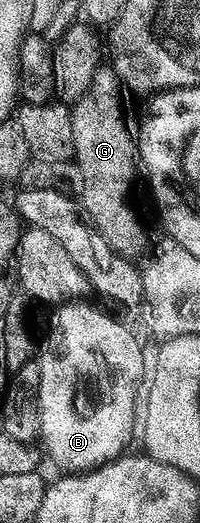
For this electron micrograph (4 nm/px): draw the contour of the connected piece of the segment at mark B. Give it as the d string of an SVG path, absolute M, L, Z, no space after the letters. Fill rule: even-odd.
M81 300L56 307L49 322L49 339L39 350L39 408L42 414L40 441L65 472L90 472L105 467L126 453L133 429L138 429L137 412L133 408L134 386L141 374L141 356L137 349L143 344L121 322Z

